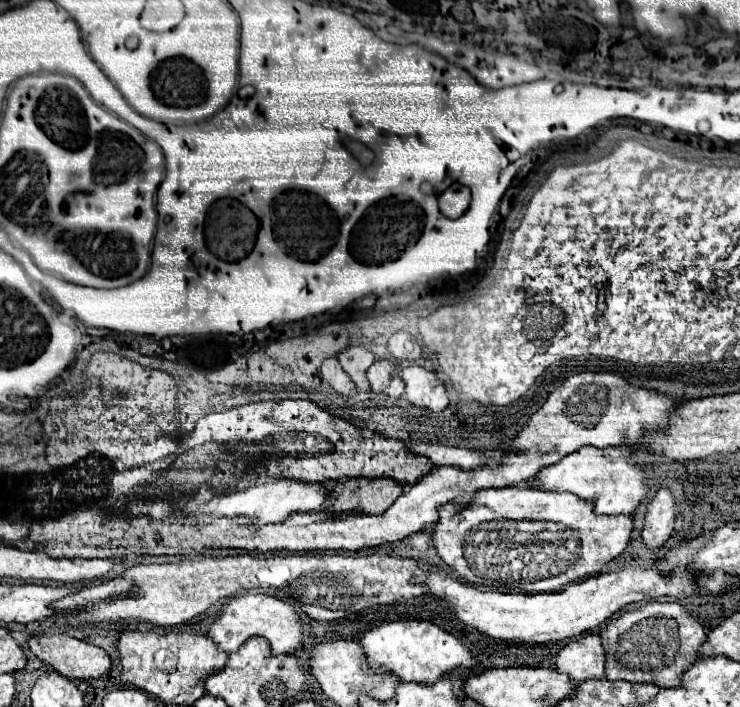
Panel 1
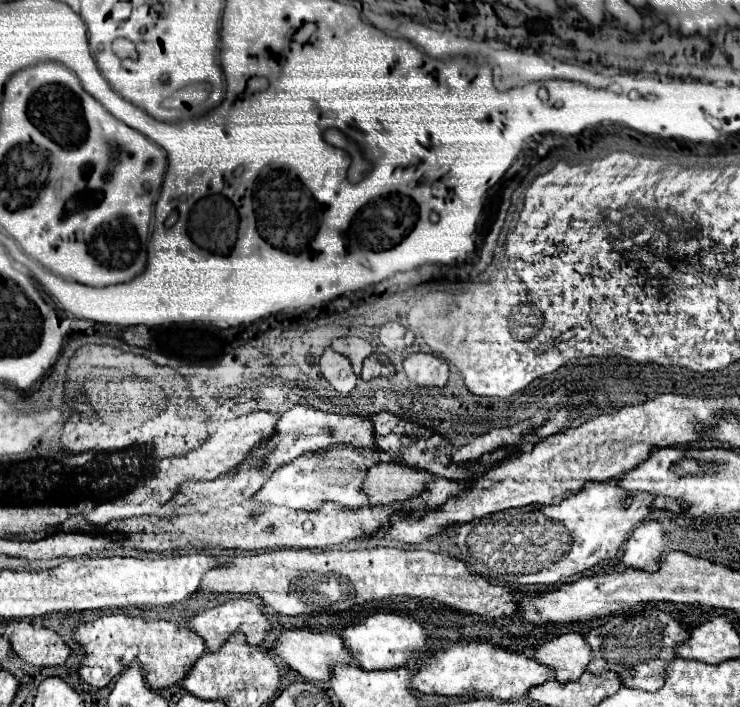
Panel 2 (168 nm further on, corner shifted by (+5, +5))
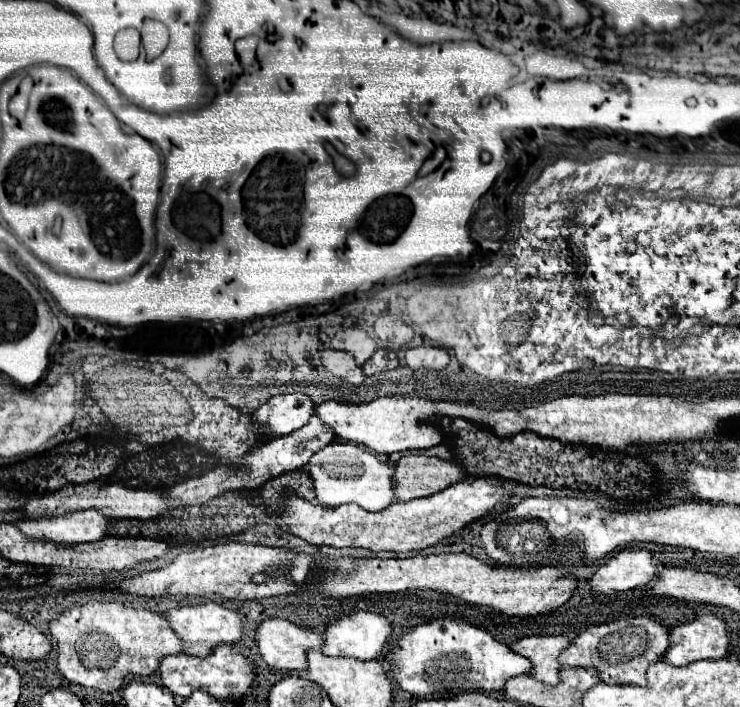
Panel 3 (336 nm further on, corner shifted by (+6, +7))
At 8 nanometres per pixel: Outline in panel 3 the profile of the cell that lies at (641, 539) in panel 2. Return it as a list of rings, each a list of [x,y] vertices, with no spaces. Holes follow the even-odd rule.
[[[625,548],[611,556],[589,580],[593,596],[611,598],[627,590],[643,588],[655,576],[653,554],[641,548]]]

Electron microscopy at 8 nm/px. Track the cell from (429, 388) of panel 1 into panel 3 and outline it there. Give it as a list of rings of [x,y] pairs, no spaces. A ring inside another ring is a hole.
[[[417,346],[405,352],[407,366],[413,370],[427,368],[427,370],[441,370],[449,364],[449,354],[437,346]]]

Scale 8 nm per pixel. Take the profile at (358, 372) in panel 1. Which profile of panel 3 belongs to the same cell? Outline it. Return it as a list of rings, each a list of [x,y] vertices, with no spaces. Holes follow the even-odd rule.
[[[345,328],[333,336],[331,348],[333,350],[345,350],[345,352],[353,354],[355,362],[361,366],[367,358],[373,356],[373,352],[377,350],[377,344],[361,328]]]

